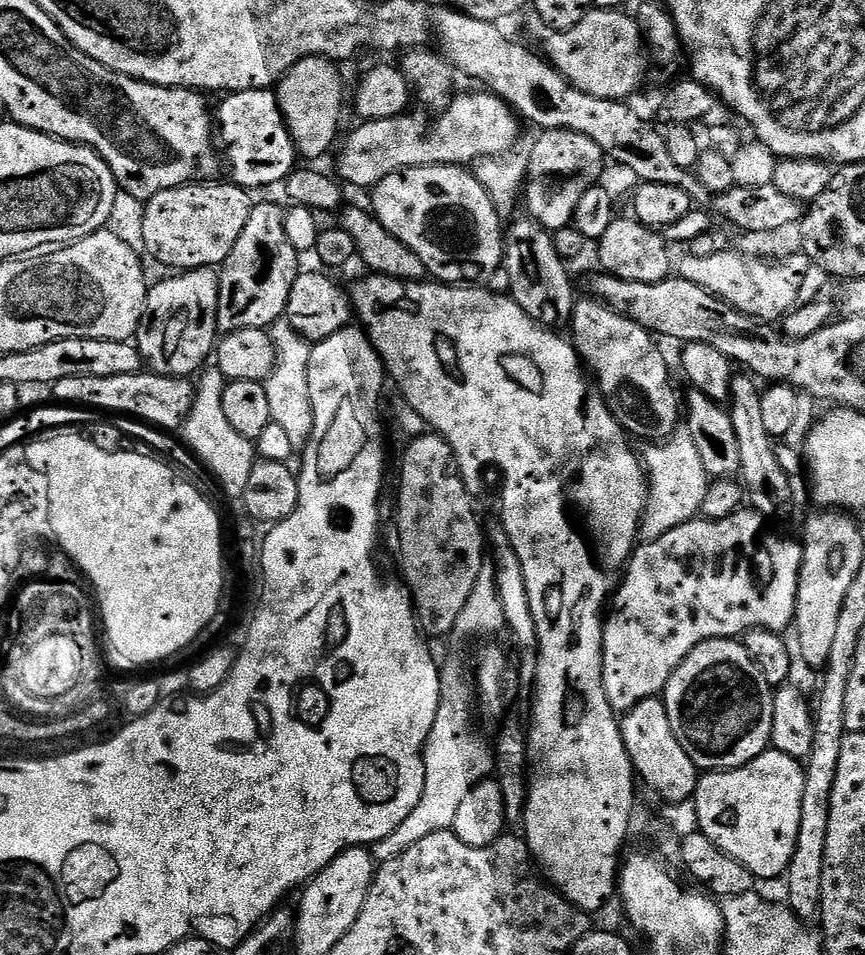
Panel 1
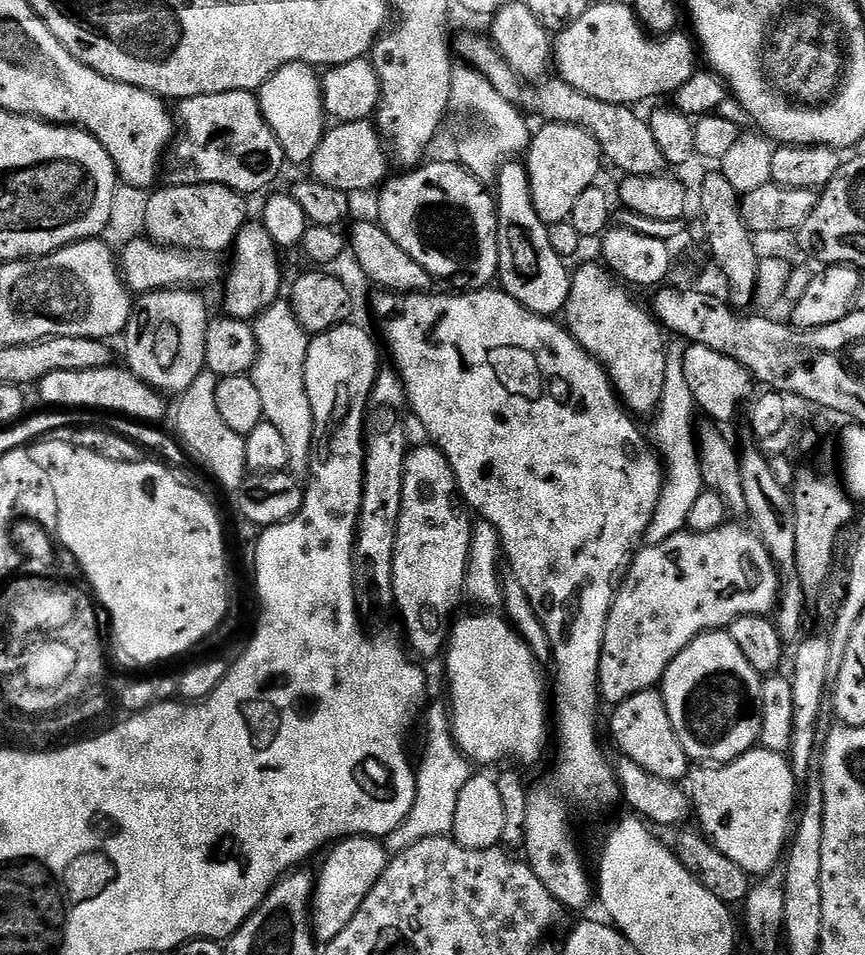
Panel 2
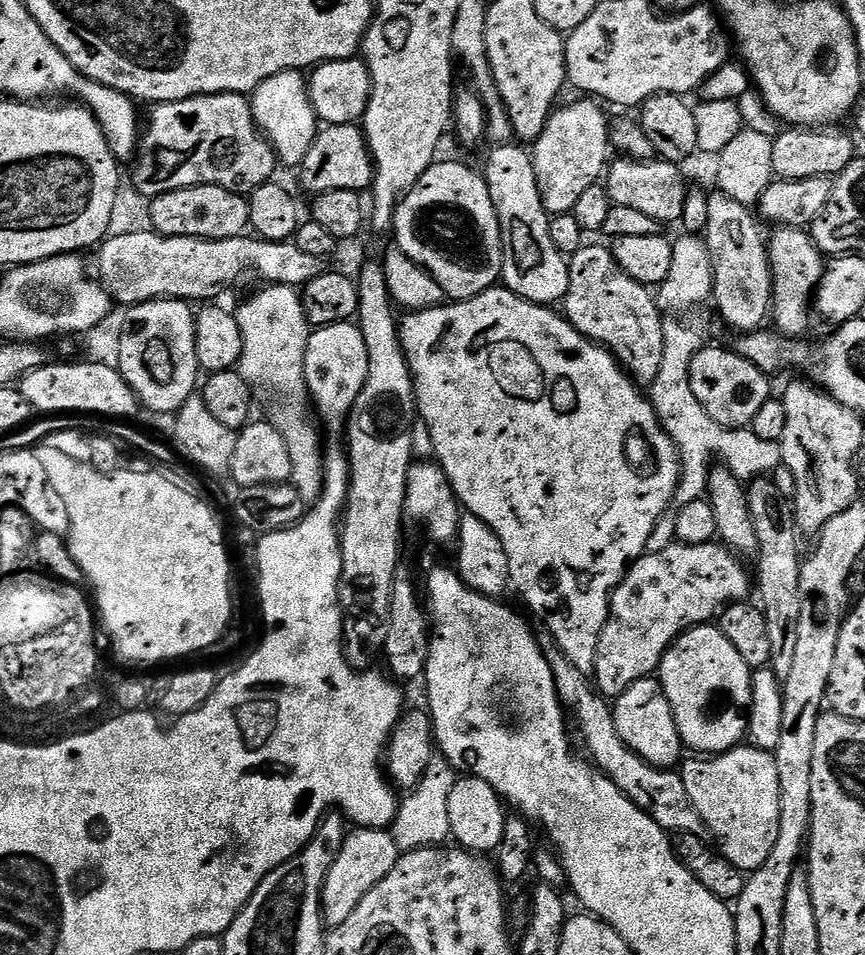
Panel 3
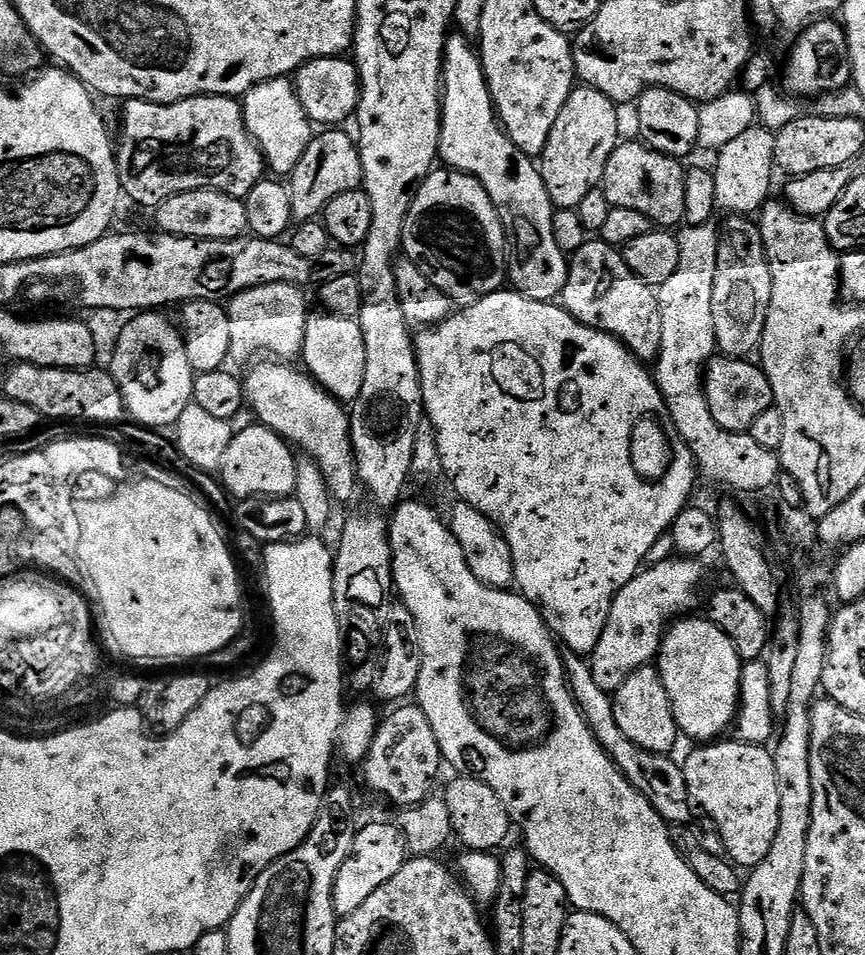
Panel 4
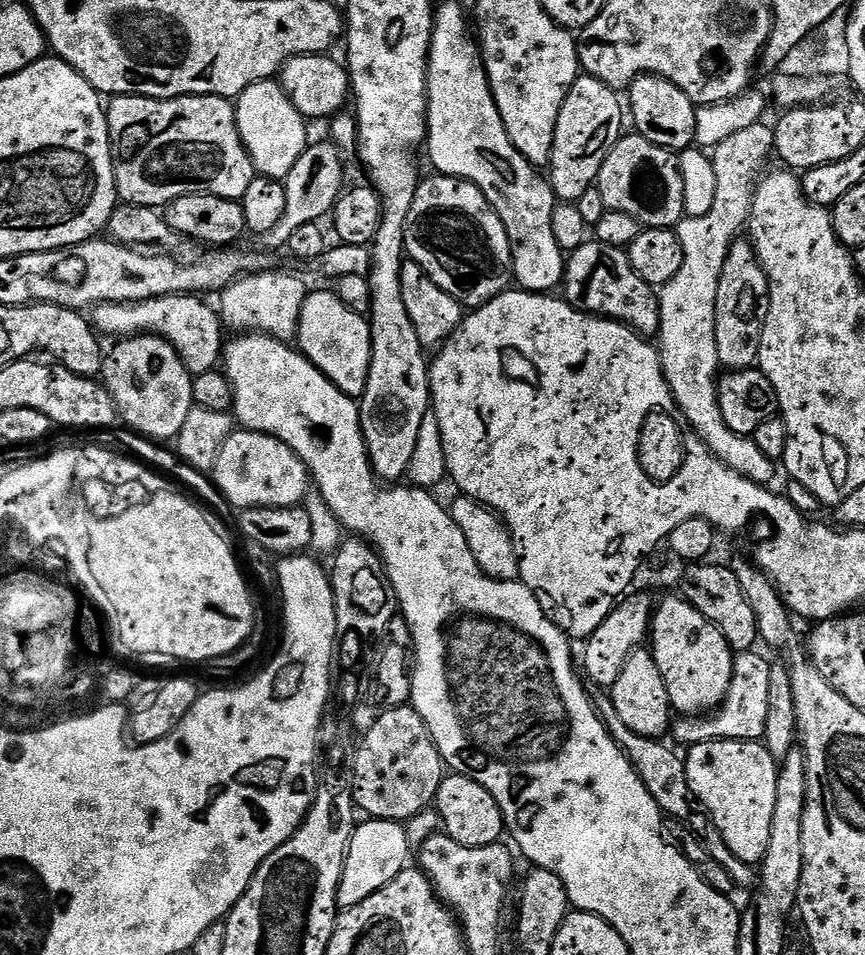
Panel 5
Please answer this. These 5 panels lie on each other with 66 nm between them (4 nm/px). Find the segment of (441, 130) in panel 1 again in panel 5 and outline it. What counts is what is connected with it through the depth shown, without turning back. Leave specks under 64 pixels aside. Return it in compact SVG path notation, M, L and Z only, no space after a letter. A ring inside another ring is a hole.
M309 143L307 150L294 162L294 170L282 181L286 190L286 210L282 214L278 226L262 236L263 247L268 250L283 249L290 242L291 236L302 226L314 224L331 213L340 193L345 191L344 160L341 149L335 143L328 144Z

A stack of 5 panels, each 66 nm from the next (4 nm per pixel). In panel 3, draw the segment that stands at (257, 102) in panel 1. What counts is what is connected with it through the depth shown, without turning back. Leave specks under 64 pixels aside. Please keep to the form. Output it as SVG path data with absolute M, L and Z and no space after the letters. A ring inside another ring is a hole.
M223 92L217 96L191 96L188 100L175 100L169 104L158 104L146 116L146 127L135 157L136 169L132 172L131 187L143 196L161 196L183 188L203 184L222 186L231 192L251 194L263 184L269 183L278 169L276 151L268 143L268 137L256 125L252 106L247 95L239 92Z

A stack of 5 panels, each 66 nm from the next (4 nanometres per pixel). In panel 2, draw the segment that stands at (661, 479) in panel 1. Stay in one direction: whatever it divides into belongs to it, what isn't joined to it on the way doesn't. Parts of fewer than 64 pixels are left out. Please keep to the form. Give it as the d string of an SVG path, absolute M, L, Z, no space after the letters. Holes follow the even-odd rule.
M676 342L668 348L668 361L666 362L666 378L662 386L662 398L660 399L660 407L654 413L654 421L656 420L656 444L659 455L662 457L662 467L664 469L664 485L660 491L658 498L658 506L654 510L654 514L648 523L648 529L644 531L642 540L645 545L657 544L658 542L666 542L666 538L670 538L674 534L685 531L688 515L690 514L690 506L694 506L694 502L698 502L700 493L705 491L702 482L702 470L700 469L700 449L696 443L697 429L694 425L697 423L698 409L694 398L690 394L690 386L686 382L686 374L682 370L682 362L684 361L685 345Z

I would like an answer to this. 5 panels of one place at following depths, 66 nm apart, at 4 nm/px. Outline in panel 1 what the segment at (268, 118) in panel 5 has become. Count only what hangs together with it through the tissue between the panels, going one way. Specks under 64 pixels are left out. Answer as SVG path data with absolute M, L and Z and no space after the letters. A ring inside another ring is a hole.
M307 56L288 69L275 85L276 100L284 115L290 138L297 153L305 161L316 162L332 148L336 131L340 128L340 107L344 104L344 88L340 85L340 72L335 63L322 56Z

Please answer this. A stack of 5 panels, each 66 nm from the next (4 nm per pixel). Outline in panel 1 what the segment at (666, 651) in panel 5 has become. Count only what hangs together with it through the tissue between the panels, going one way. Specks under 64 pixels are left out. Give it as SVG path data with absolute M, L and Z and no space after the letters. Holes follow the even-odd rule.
M739 639L707 640L702 642L674 670L670 682L664 687L662 699L670 718L674 738L682 742L682 750L700 770L727 770L741 768L763 752L769 751L774 726L773 685L762 678L762 670L750 658Z

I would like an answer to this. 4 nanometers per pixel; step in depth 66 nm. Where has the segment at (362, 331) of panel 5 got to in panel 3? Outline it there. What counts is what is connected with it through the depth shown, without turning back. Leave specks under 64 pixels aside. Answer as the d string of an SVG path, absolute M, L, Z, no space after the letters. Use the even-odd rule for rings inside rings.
M355 323L331 324L311 333L306 349L305 382L311 403L320 411L328 428L343 429L352 414L352 407L366 386L368 351L359 327Z

